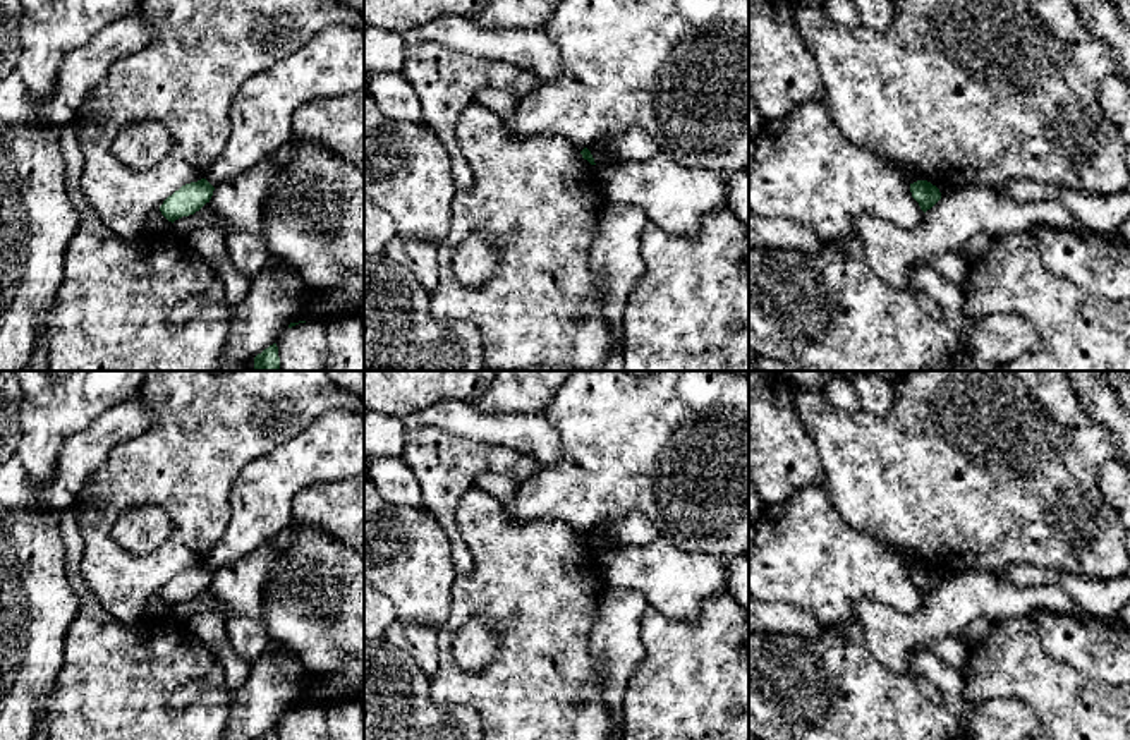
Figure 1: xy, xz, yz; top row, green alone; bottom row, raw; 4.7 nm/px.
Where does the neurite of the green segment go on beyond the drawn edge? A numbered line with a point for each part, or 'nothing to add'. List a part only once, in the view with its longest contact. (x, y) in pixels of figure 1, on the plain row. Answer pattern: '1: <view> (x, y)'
nothing to add

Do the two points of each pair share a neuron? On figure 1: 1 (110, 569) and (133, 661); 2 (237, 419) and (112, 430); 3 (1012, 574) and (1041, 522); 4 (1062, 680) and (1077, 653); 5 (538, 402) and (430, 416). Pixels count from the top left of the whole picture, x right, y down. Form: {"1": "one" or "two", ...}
{"1": "two", "2": "two", "3": "two", "4": "two", "5": "two"}

